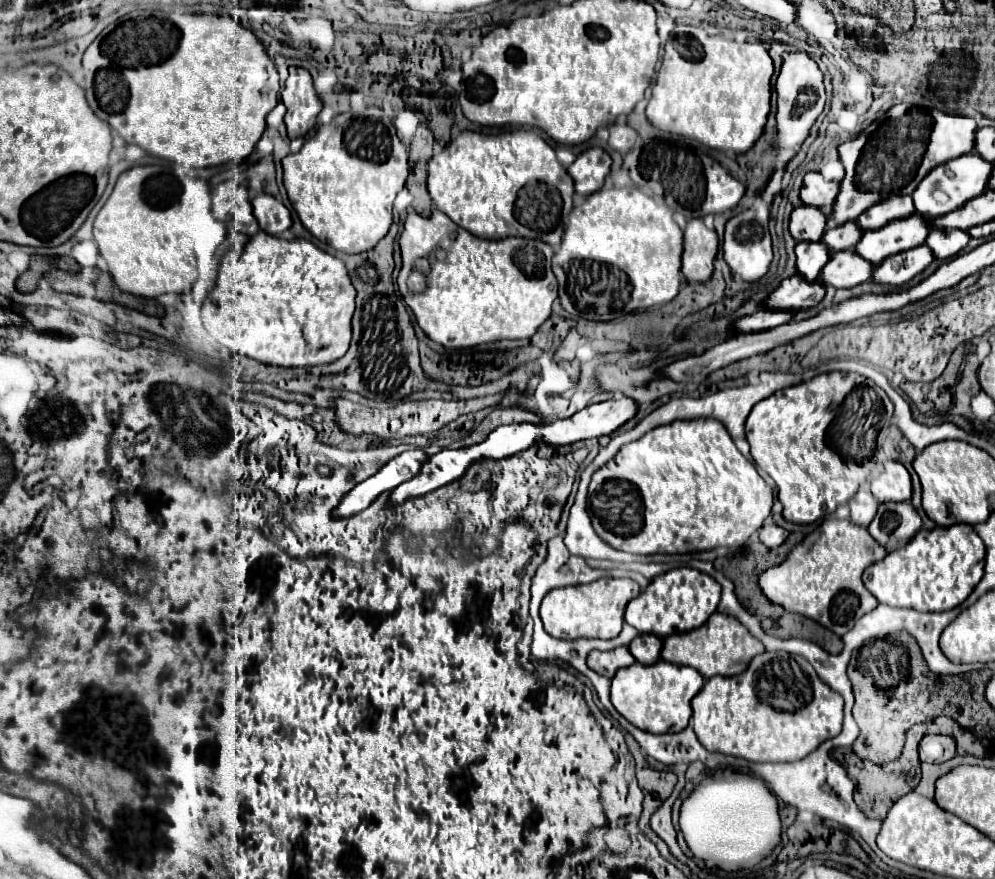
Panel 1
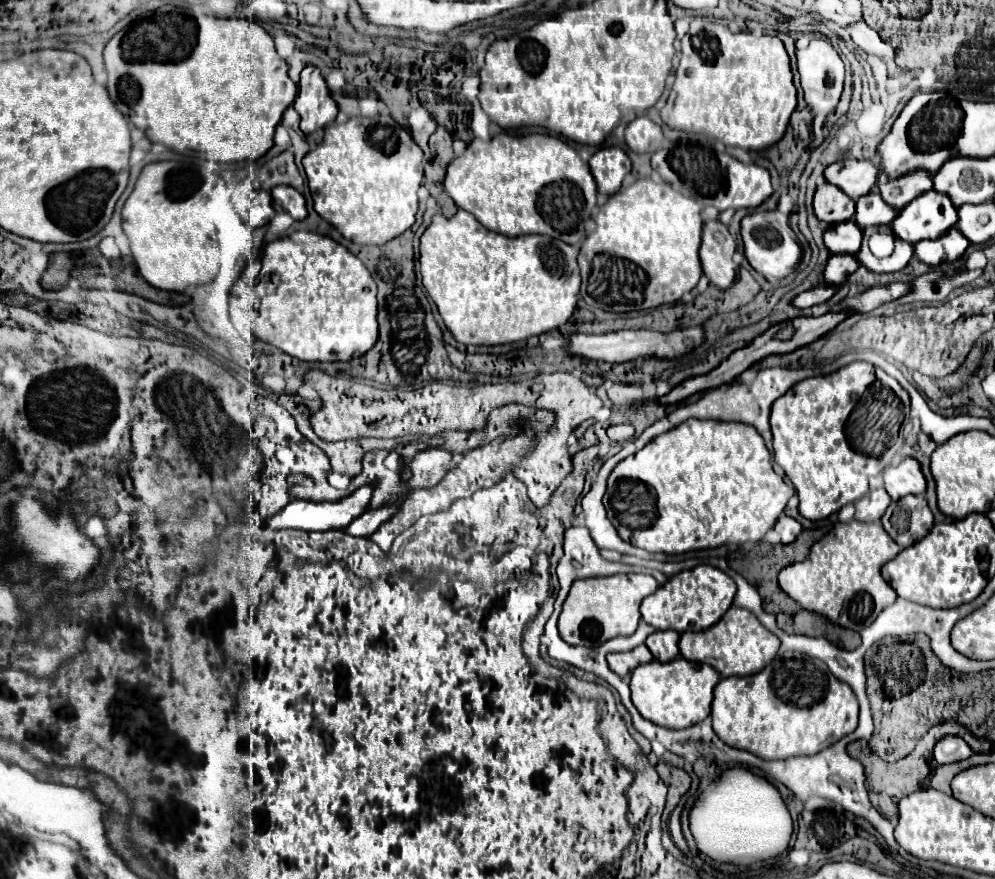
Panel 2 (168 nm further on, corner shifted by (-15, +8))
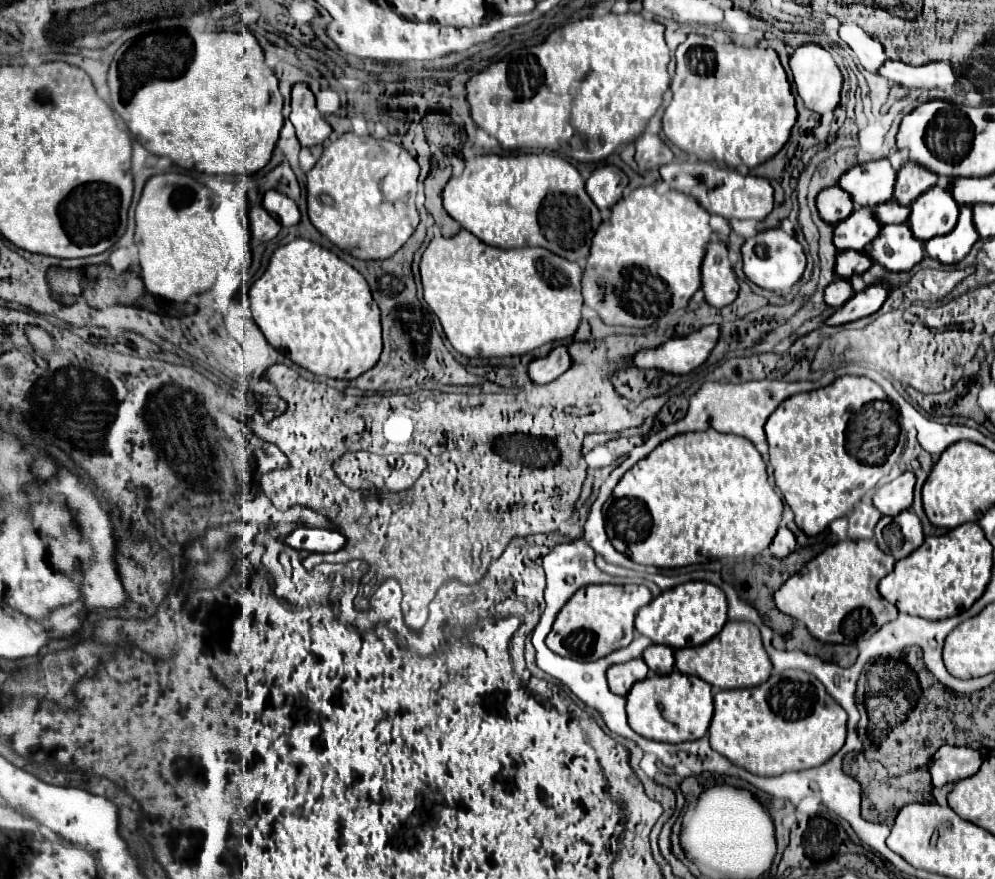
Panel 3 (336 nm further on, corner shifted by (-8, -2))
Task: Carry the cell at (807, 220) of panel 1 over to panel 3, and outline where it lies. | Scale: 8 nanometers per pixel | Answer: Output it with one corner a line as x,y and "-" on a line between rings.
837,185
819,191
815,203
821,219
831,225
845,221
853,213
853,203
849,195
845,195
845,191
841,191

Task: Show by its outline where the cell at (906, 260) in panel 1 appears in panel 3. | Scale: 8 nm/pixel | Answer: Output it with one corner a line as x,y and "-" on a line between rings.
961,207
959,223
949,235
941,235
937,239
925,241
925,257
937,259
943,265
955,265
963,257
969,255
973,243
979,239
977,231
973,231
971,207

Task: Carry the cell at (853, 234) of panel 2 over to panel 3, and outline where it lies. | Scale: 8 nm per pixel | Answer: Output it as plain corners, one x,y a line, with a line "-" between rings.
871,209
853,211
845,221
835,225
833,245
837,247
837,251
865,251
879,229
881,225
873,219

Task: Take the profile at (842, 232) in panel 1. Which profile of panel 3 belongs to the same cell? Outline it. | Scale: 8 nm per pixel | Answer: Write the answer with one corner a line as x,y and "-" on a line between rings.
887,201
887,203
881,203
873,209
873,215
875,219
881,223
881,225
889,225
889,223
905,223
905,219
909,217
909,207
901,207
899,203
895,201

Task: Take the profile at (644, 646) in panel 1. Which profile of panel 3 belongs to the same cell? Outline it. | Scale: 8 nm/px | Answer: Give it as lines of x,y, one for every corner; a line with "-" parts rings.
649,645
643,653
643,659
645,659
647,667
657,675
667,675
675,667
673,649
667,645

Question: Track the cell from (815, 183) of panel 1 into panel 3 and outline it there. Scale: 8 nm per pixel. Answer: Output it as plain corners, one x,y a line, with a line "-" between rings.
887,159
855,165
837,181
837,185
851,195
853,203
861,207
875,207
877,203
889,201
893,197
893,183
895,169

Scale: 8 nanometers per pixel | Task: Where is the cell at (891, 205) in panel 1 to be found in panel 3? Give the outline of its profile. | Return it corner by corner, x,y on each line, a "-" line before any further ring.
905,163
897,173
893,201
897,201
903,207
909,207
913,199
917,199
935,185
937,185
937,175
925,171
925,167
917,167
917,163

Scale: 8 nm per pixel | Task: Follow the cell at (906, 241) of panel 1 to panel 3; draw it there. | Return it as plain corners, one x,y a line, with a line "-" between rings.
935,185
931,191
923,193
919,199
913,201
907,223
915,239
927,241
953,231
957,215
959,207
949,195
949,185

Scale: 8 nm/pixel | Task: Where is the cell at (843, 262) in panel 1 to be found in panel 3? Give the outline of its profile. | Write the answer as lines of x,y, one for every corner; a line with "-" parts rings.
885,225
879,235
871,241
867,255
873,263
881,265
887,271
911,271
923,257
923,243
917,243
909,235
909,227

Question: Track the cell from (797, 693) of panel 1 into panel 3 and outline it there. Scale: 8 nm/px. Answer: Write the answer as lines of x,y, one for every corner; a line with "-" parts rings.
787,669
773,673
757,687
719,691
713,697
713,705
711,747
755,775
773,777
821,765
845,743
847,713
831,699
819,679
807,671

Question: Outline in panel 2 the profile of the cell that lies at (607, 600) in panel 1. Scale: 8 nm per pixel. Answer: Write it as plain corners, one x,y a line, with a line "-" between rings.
630,573
630,575
612,575
600,579
578,579
566,601
558,619
560,637
568,645
602,645
608,639
632,635
640,621
640,603
644,597
656,591
658,583
650,575

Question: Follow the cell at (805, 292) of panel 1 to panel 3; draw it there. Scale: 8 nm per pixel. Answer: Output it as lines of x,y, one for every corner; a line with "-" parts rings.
843,251
835,261
835,275
841,279
851,279
853,275
863,275
871,267
869,257
857,251

